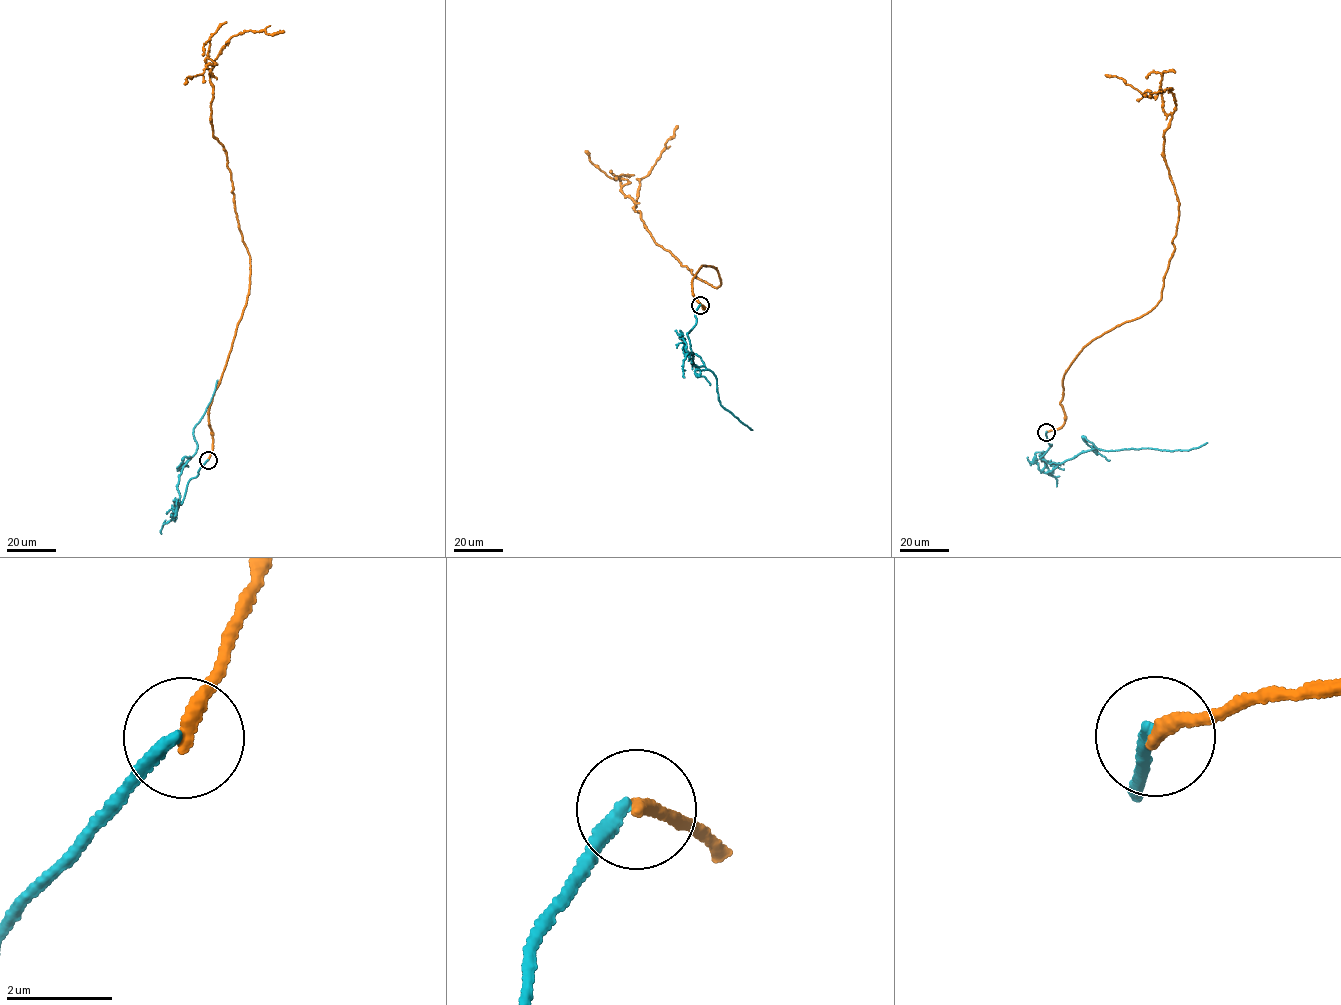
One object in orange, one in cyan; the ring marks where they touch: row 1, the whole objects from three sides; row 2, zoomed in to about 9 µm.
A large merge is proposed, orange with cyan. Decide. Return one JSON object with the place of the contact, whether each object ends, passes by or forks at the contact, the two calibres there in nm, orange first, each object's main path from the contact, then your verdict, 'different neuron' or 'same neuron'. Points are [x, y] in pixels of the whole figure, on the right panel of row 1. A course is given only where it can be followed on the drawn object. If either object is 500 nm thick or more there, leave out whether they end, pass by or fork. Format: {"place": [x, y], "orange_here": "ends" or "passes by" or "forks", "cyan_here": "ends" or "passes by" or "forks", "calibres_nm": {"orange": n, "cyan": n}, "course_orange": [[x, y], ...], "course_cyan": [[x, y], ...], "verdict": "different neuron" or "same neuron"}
{"place": [1046, 432], "orange_here": "ends", "cyan_here": "ends", "calibres_nm": {"orange": 280, "cyan": 240}, "course_orange": [[1046, 432], [1064, 423], [1083, 346], [1162, 293], [1176, 105], [1172, 88], [1144, 96]], "course_cyan": [[1046, 432], [1049, 444], [1052, 445], [1040, 458], [1048, 463], [1061, 463], [1096, 448], [1187, 450], [1207, 442]], "verdict": "different neuron"}

